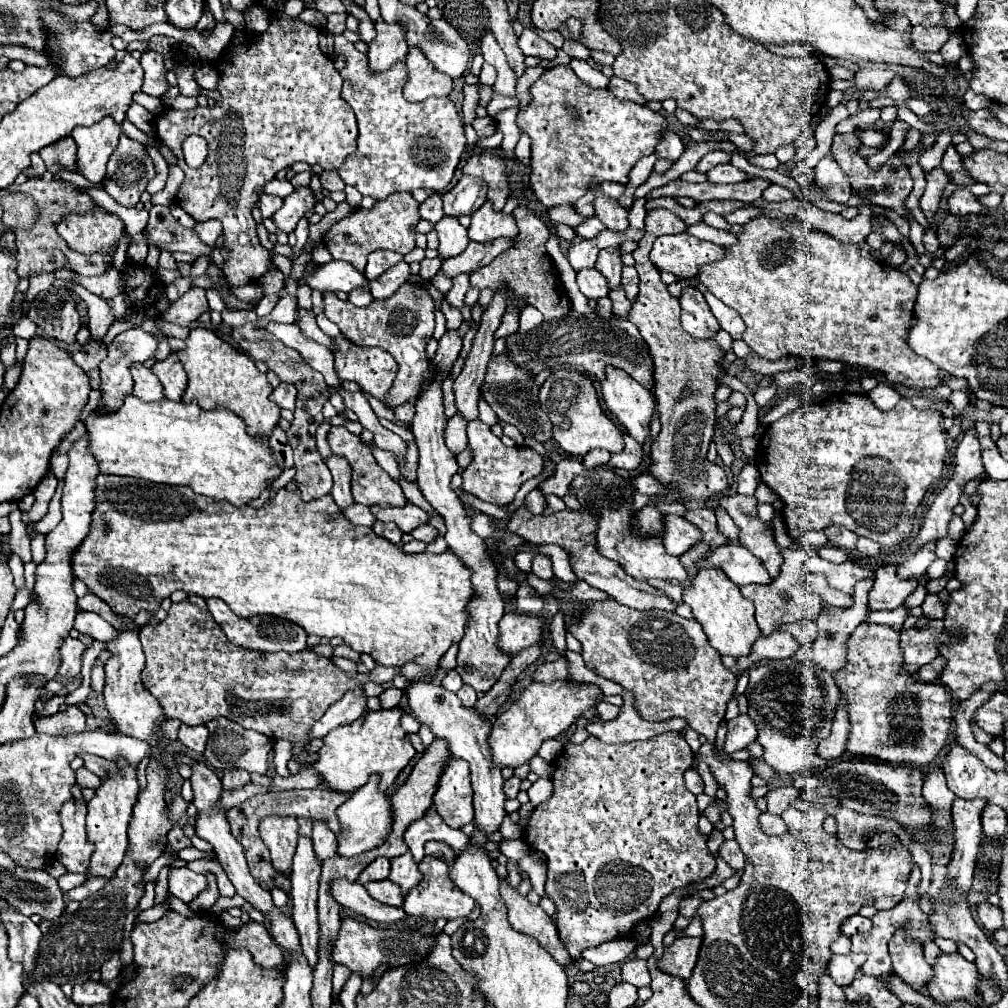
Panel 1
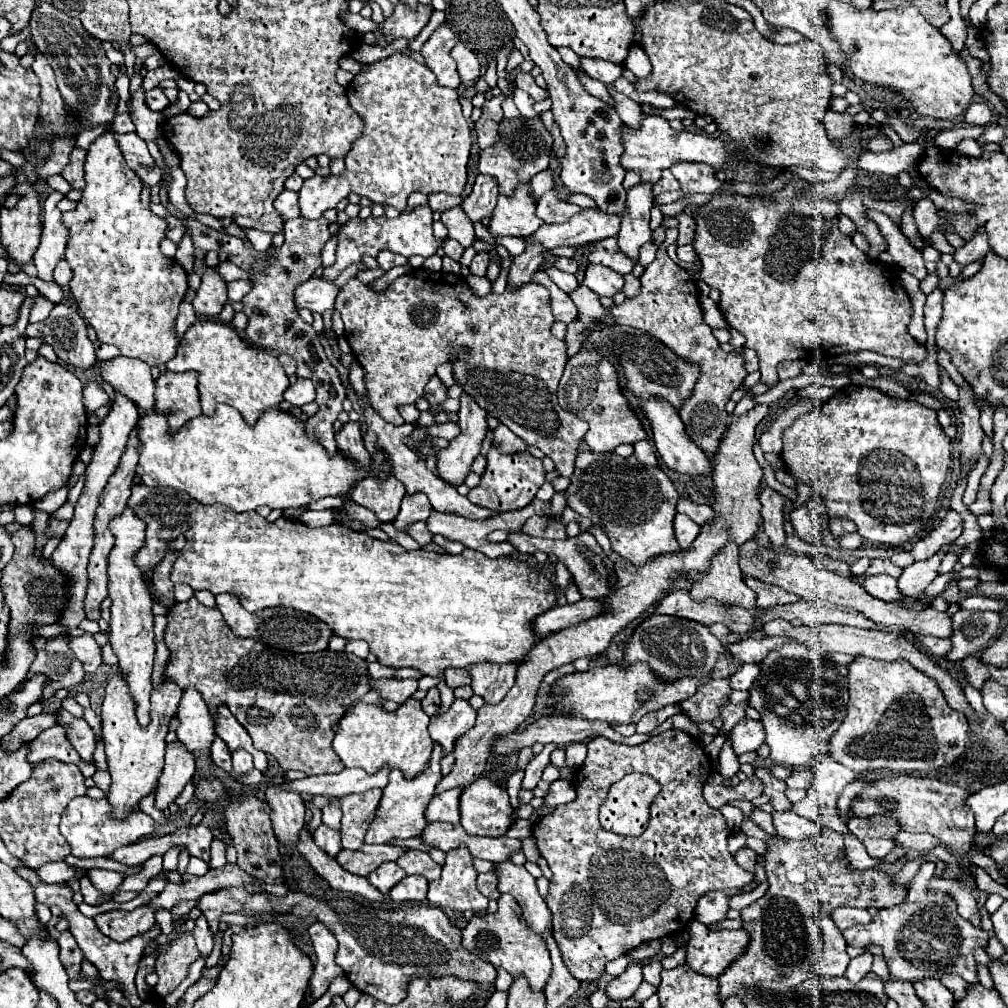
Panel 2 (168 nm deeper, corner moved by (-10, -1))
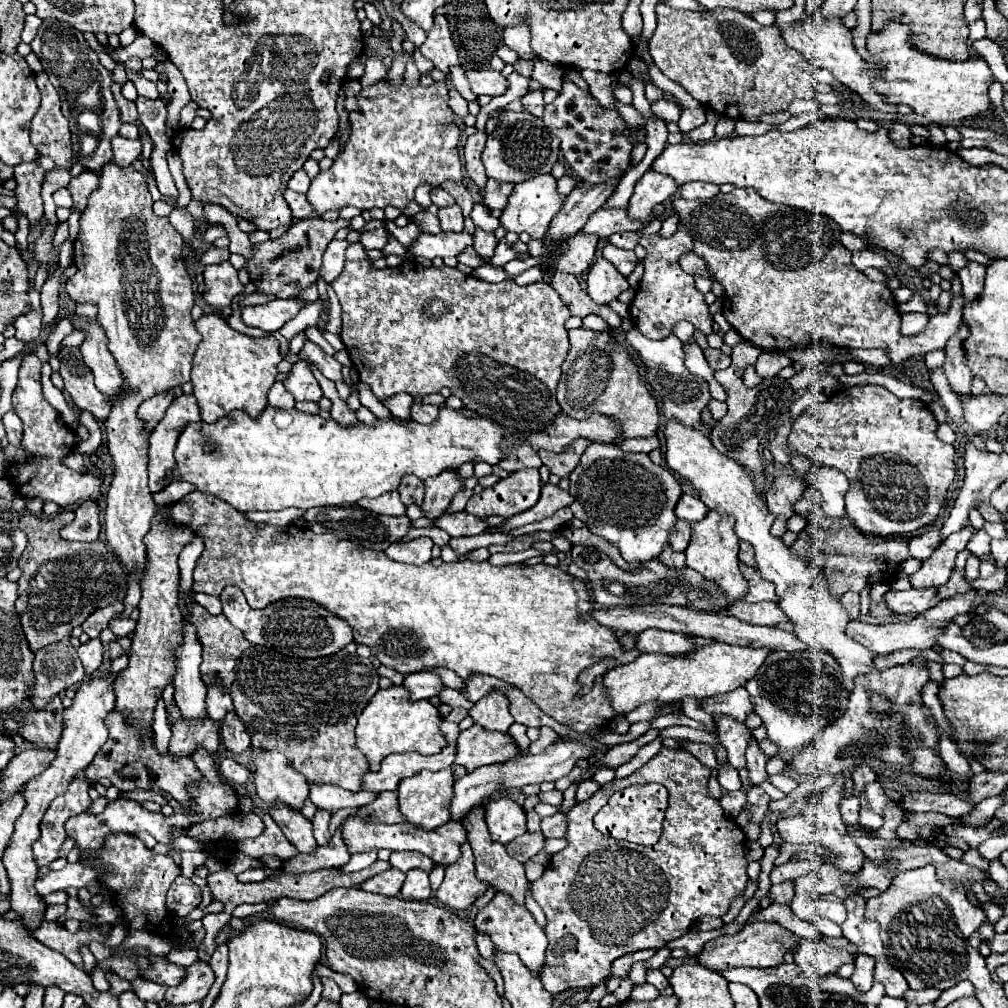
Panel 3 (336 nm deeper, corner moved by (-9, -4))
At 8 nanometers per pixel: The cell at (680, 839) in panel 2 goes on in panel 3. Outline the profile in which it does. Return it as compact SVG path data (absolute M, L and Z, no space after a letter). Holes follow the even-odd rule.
M662 746L656 756L652 756L642 768L638 768L628 778L614 778L598 788L590 800L578 802L566 814L566 836L568 846L556 852L550 864L544 870L544 876L532 882L532 898L546 914L546 936L550 946L546 948L546 964L542 968L542 984L548 992L558 994L564 990L576 988L594 988L610 976L610 966L616 958L654 948L660 950L666 942L680 938L690 926L704 914L708 916L724 916L728 912L730 900L736 894L742 894L748 882L746 876L746 858L744 844L746 836L742 828L730 818L724 816L720 802L708 796L708 778L710 768L704 766L696 756L692 756L684 748L666 748ZM658 782L668 790L668 808L666 820L662 822L662 836L654 846L638 846L624 844L614 838L604 836L592 824L594 814L608 802L608 798L630 784Z

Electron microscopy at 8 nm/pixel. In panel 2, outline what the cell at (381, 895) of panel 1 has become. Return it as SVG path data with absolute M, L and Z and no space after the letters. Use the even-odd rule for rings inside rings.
M407 875L389 891L389 897L397 903L405 903L405 901L421 903L427 899L427 883L429 881L421 875Z

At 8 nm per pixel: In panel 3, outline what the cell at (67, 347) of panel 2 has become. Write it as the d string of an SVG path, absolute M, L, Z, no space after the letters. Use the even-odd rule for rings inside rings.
M62 346L58 352L60 358L60 374L64 380L66 392L72 396L74 404L82 410L88 410L96 420L106 420L112 408L108 396L104 396L96 384L90 368L82 364L78 346Z

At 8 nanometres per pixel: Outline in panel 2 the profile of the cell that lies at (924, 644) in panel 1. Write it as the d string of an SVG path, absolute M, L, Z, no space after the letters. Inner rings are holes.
M957 611L953 615L953 635L951 653L947 661L961 661L975 651L983 651L999 635L1001 615L995 611Z

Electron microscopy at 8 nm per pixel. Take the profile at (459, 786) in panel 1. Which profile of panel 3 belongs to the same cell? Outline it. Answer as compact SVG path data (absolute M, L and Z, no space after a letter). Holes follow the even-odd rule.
M508 796L484 800L482 810L492 840L508 844L526 832L526 812Z

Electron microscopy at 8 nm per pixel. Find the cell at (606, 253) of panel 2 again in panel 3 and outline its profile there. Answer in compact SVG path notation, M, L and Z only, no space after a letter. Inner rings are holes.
M610 244L602 250L602 256L606 260L610 260L622 276L630 276L630 272L634 270L634 266L638 262L634 250L622 250L622 248L616 248L616 246L610 246Z

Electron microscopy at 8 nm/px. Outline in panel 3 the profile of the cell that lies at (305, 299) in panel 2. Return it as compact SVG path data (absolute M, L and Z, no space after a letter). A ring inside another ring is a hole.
M300 296L272 300L272 302L266 302L262 306L246 306L242 310L242 320L246 326L274 332L274 330L280 330L284 322L294 318L304 306L306 306L306 302Z

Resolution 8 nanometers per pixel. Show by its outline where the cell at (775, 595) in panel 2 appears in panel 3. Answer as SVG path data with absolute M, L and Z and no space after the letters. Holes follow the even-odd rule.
M740 564L740 570L750 586L748 594L746 594L746 602L762 602L762 600L768 600L768 602L778 602L778 594L774 590L774 584L770 582L764 582L762 576L758 576L758 570L756 568L748 568L744 564Z

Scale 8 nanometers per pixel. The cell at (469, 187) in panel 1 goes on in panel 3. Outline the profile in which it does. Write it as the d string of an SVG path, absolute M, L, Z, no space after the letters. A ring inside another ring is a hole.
M488 178L486 186L480 190L480 198L482 198L482 204L488 210L502 210L506 206L506 202L508 202L510 192L512 192L510 184L504 184L504 182L498 182L494 178Z

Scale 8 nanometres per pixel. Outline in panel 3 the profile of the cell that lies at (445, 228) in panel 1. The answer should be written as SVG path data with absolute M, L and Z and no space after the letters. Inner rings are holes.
M448 206L448 208L442 208L438 212L438 218L440 218L440 226L442 230L452 230L452 232L462 232L464 230L464 218L462 218L462 210L460 206Z

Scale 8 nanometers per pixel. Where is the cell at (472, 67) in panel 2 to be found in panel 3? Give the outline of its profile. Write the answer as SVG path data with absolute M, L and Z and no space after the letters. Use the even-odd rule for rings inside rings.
M466 70L464 76L470 82L470 88L476 96L500 96L506 90L506 78L496 70Z

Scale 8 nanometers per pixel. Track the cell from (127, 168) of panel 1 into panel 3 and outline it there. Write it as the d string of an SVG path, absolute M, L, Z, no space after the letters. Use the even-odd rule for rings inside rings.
M114 136L112 138L112 152L114 152L114 164L118 166L130 166L142 152L142 142L136 140L128 140L122 136Z

